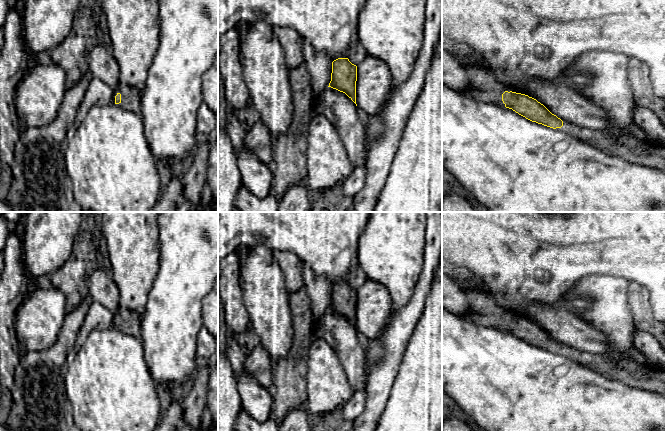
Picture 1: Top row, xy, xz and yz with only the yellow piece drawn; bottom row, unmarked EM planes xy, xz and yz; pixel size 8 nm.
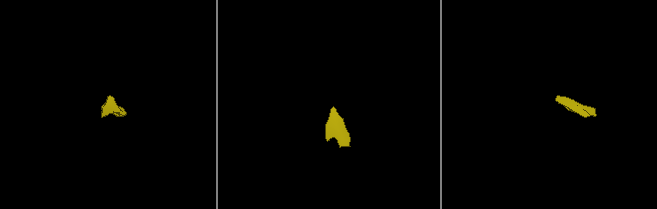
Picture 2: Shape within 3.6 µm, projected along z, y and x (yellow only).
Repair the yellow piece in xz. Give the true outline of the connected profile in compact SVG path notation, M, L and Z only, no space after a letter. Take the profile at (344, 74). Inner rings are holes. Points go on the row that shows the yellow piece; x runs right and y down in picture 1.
M354 36L347 58L332 62L331 81L328 87L345 93L356 104L357 66L368 56L365 48Z

